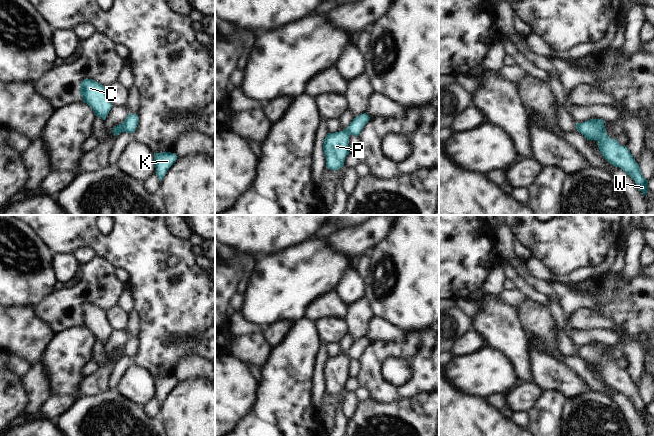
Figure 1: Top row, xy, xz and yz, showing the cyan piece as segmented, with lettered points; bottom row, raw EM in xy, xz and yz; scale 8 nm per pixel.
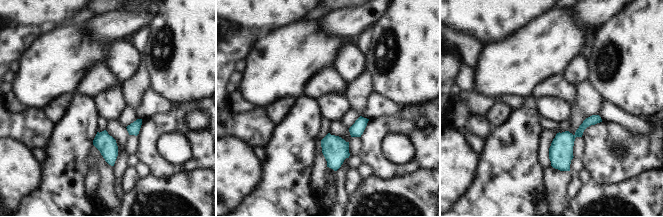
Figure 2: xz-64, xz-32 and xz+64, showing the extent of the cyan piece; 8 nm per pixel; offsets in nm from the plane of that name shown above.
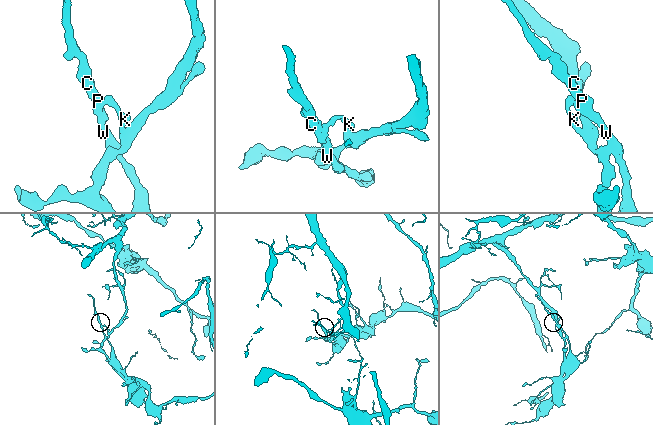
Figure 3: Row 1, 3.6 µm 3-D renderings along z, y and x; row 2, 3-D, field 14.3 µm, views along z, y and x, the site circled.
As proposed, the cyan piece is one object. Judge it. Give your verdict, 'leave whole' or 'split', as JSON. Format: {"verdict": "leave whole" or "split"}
{"verdict": "split"}

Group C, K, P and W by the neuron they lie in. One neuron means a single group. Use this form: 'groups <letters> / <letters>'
groups C P W / K

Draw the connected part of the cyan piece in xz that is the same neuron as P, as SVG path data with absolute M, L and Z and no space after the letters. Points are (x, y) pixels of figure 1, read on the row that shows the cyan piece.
M346 129L327 134L323 144L326 168L336 171L344 166L345 157L350 153L348 150L349 137L350 134Z

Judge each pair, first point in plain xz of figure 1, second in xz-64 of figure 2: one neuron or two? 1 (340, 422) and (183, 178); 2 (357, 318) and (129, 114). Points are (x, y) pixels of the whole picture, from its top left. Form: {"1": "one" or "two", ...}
{"1": "two", "2": "two"}

